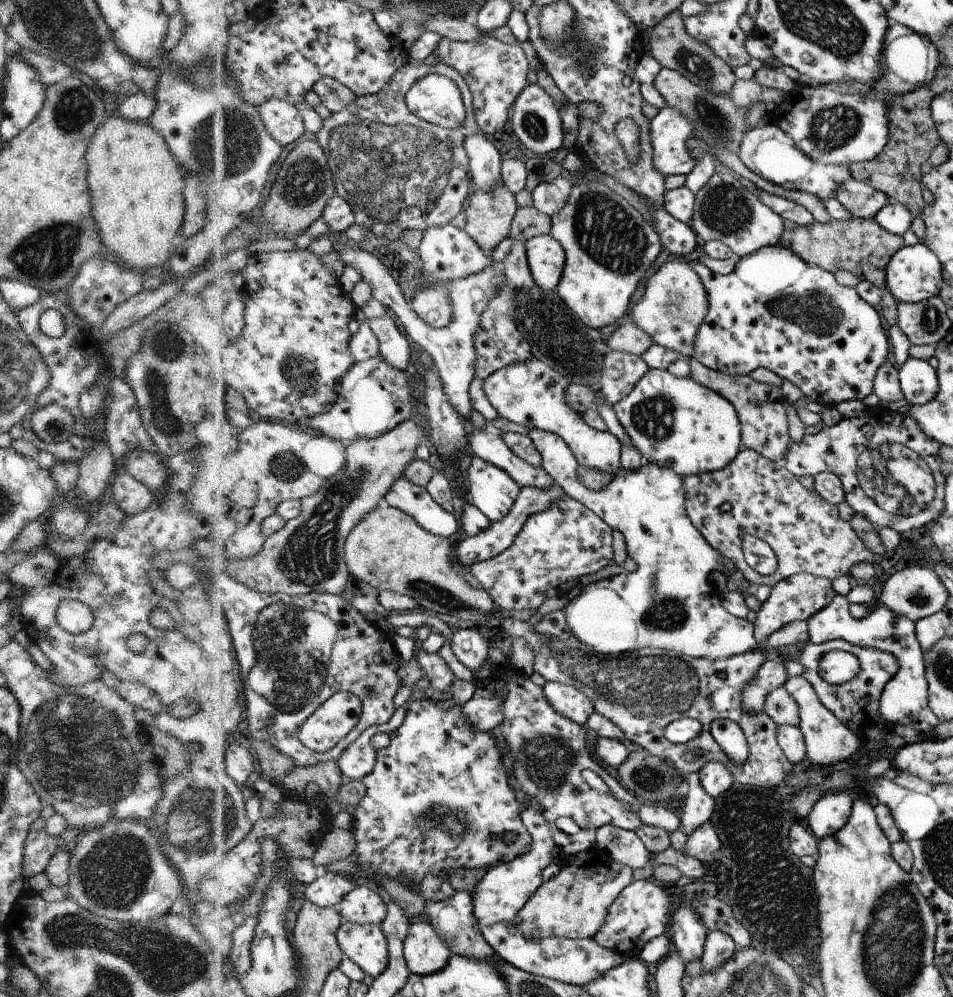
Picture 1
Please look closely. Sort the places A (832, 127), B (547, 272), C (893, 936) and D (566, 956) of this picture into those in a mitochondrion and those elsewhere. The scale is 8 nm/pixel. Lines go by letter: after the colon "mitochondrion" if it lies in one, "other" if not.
A: mitochondrion
B: other
C: mitochondrion
D: other

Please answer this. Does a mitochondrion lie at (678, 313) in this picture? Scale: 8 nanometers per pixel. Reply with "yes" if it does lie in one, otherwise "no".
yes

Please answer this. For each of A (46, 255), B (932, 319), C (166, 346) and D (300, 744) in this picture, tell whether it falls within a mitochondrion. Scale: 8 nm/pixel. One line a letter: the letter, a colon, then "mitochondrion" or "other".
A: mitochondrion
B: mitochondrion
C: mitochondrion
D: other

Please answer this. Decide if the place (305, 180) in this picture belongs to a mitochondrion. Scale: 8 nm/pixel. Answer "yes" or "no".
yes

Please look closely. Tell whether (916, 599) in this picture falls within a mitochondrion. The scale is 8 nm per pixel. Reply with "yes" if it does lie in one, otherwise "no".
yes

